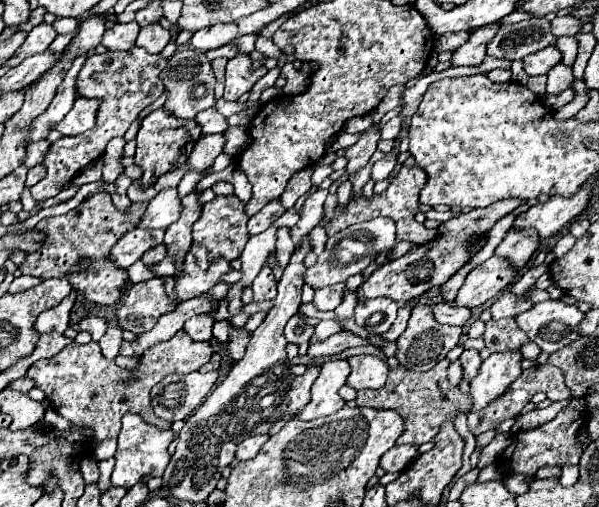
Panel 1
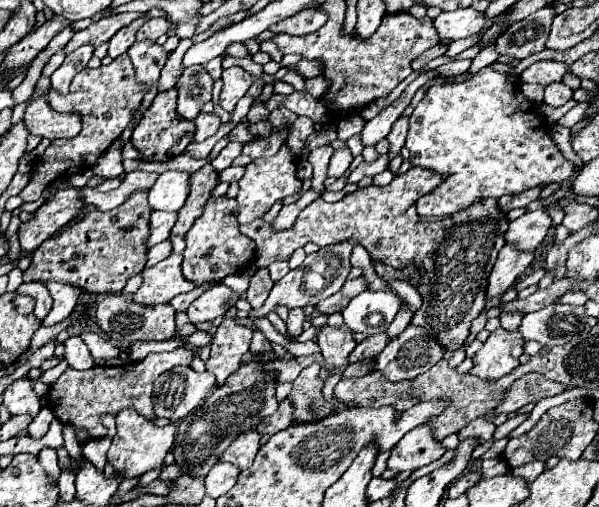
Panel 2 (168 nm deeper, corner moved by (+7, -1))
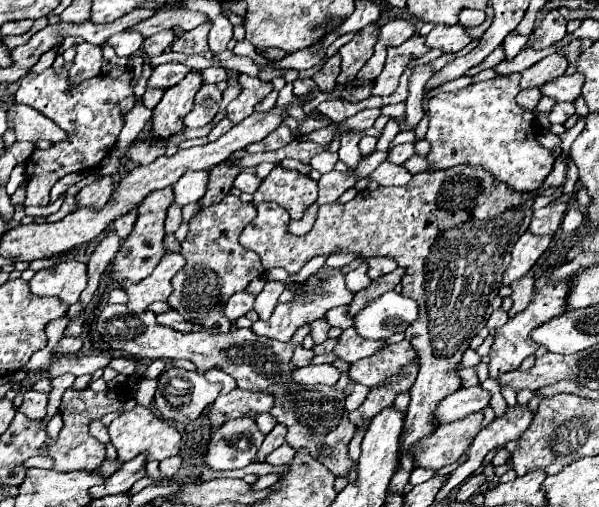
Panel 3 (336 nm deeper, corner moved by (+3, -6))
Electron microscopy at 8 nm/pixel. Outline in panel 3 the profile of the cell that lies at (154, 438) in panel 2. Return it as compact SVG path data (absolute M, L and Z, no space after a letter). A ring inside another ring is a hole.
M136 405L128 413L120 413L112 423L110 423L110 441L118 451L118 461L126 463L134 459L136 455L148 451L148 461L162 461L166 457L178 455L180 451L180 433L176 427L168 425L164 419L156 417L148 407Z

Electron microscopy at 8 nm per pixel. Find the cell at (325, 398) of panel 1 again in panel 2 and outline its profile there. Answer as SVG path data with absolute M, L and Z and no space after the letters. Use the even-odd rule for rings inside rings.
M326 326L318 334L318 346L324 356L324 366L322 366L318 378L322 382L326 382L330 376L342 374L348 368L348 364L350 364L348 356L356 348L356 342L354 342L352 330L348 330L348 326L340 326L340 328Z

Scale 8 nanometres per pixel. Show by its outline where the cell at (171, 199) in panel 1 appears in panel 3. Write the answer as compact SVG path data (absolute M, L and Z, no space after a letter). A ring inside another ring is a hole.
M210 171L184 173L182 179L174 185L174 203L180 203L180 207L184 207L188 203L200 201L208 187L208 175L210 175Z

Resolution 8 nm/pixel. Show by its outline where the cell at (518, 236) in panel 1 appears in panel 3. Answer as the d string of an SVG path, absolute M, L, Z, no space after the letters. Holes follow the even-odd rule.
M556 203L556 205L548 205L544 209L534 211L532 223L530 223L530 231L536 235L554 235L556 229L562 223L562 217L568 209L568 203Z

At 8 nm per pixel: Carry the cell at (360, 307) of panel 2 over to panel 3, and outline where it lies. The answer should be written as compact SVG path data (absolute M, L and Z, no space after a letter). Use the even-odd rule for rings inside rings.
M384 293L382 299L372 301L354 317L354 325L360 335L368 339L388 339L396 333L404 333L410 323L418 319L418 303L400 293Z

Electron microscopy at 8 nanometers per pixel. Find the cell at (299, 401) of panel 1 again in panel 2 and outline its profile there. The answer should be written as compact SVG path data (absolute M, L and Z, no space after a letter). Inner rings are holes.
M284 398L278 406L278 412L264 418L264 422L260 422L260 426L256 428L260 434L276 434L284 428L288 428L290 424L294 424L294 410L292 410L292 402L290 398Z

